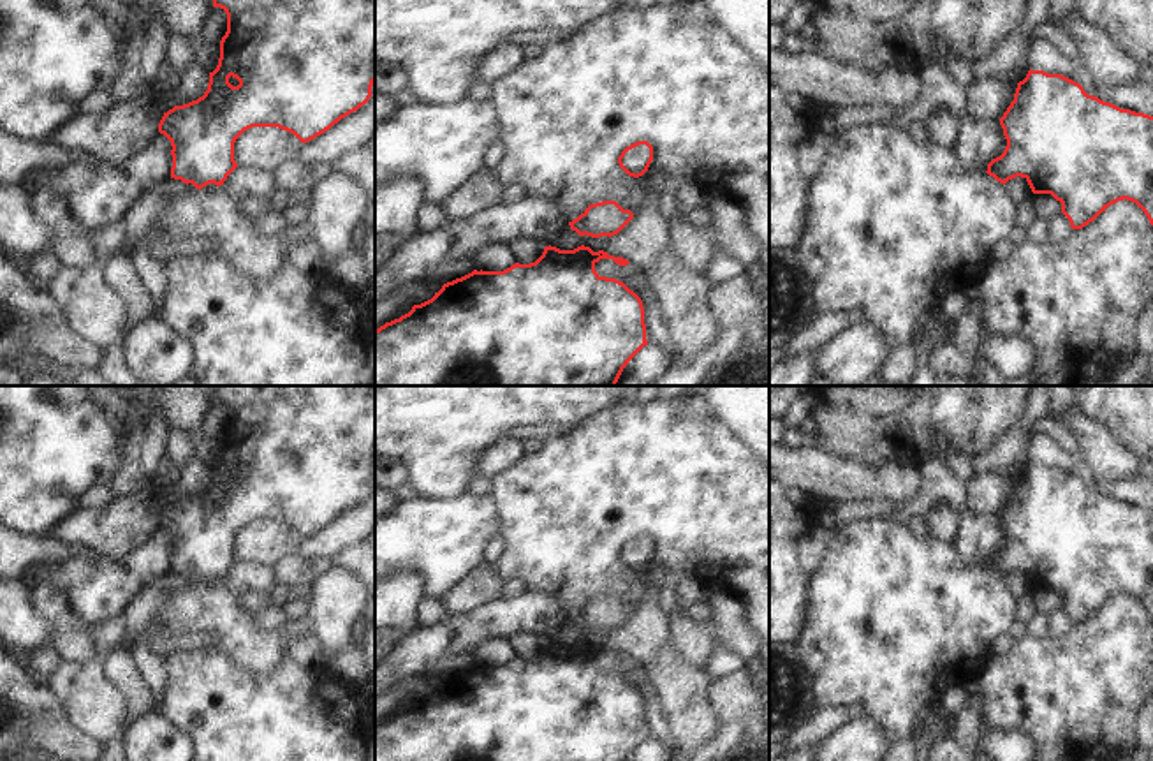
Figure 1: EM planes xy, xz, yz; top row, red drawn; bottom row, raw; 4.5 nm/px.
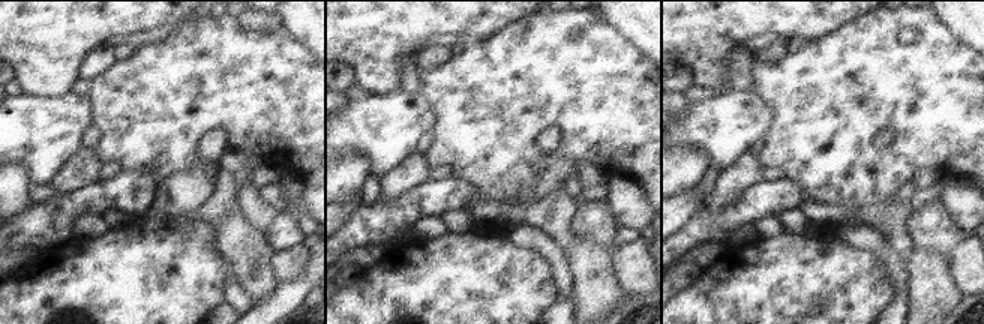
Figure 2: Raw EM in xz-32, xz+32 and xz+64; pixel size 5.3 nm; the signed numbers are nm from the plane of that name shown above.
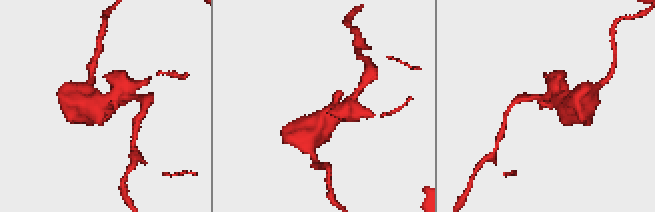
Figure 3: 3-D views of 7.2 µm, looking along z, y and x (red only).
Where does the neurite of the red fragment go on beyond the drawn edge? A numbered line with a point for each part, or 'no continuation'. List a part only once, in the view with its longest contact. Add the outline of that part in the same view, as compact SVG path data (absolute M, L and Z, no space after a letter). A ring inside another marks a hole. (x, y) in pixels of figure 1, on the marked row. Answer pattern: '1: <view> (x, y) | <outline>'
no continuation

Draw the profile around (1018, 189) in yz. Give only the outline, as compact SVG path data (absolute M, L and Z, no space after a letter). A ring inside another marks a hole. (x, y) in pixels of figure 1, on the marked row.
M1012 178L1005 183L1005 190L1010 196L1012 203L1016 204L1016 208L1019 208L1021 204L1024 204L1026 201L1033 199L1033 192L1026 181L1026 178Z

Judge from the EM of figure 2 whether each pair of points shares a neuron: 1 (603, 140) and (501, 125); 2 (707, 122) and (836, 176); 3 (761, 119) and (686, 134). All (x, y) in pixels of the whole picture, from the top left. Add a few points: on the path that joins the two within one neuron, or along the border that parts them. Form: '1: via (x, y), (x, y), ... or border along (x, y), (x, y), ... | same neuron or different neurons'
1: via (578, 116), (527, 116) | same neuron
2: border along (762, 99), (771, 113), (771, 125), (764, 135) | different neurons
3: via (743, 119), (735, 119), (725, 126), (704, 126) | same neuron

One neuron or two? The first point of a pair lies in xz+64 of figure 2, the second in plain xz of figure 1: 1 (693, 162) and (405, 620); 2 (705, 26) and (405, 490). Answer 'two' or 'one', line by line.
1: one
2: two

